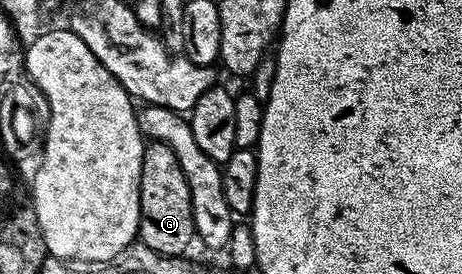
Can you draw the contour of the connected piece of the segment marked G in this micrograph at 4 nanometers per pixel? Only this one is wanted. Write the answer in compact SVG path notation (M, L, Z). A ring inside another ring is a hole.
M151 141L143 147L140 170L141 224L139 241L160 255L183 256L195 241L191 192L175 152L163 142Z

